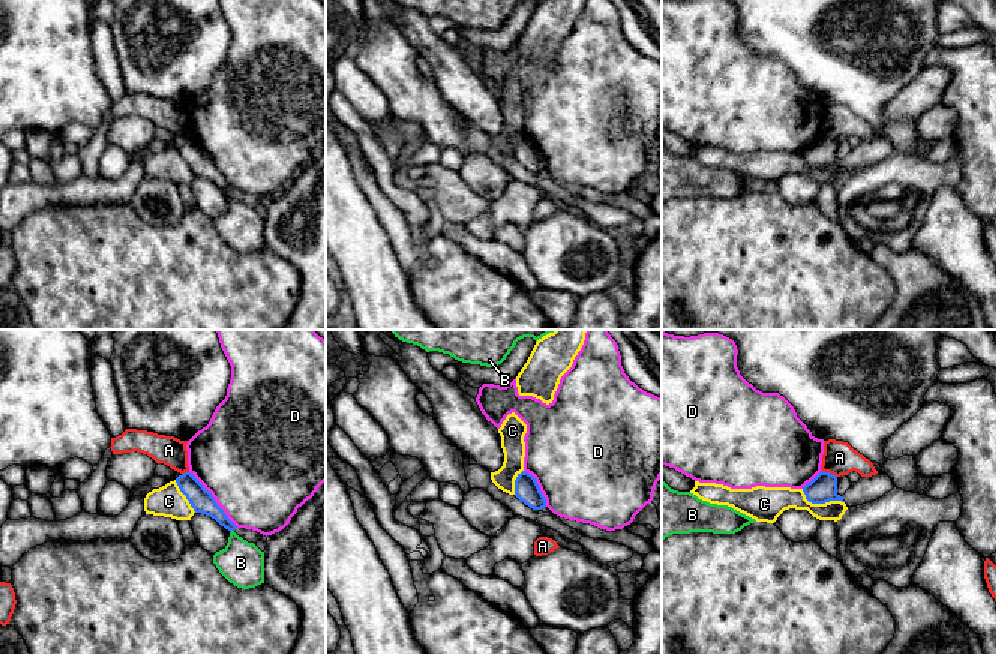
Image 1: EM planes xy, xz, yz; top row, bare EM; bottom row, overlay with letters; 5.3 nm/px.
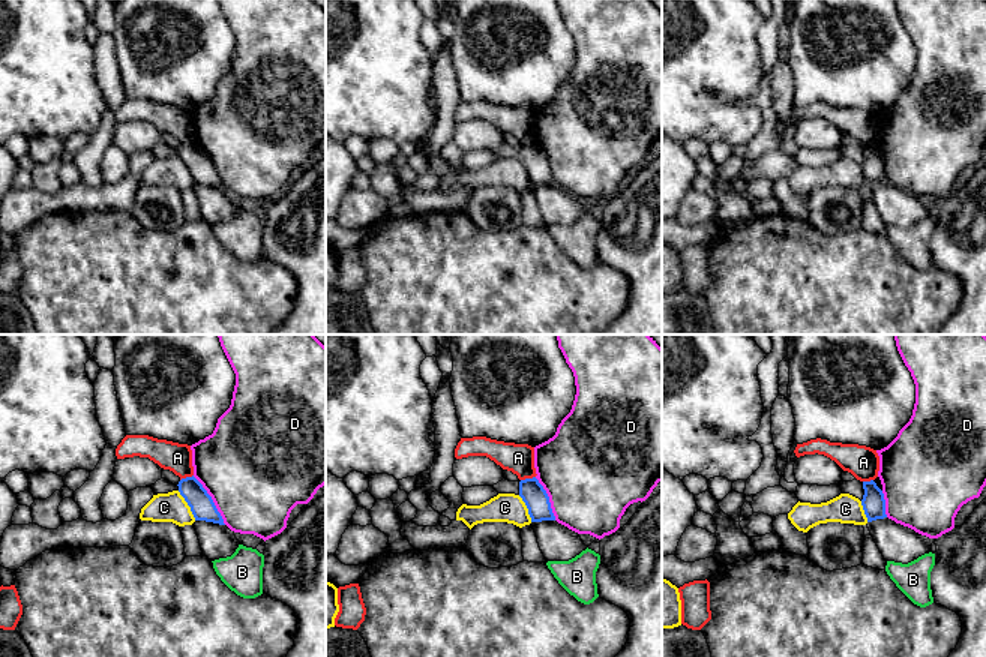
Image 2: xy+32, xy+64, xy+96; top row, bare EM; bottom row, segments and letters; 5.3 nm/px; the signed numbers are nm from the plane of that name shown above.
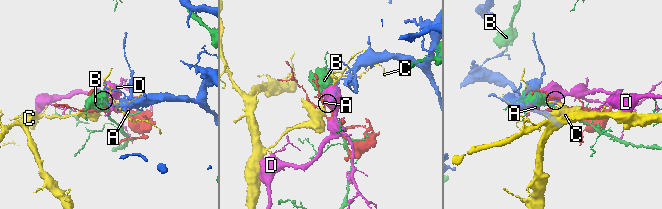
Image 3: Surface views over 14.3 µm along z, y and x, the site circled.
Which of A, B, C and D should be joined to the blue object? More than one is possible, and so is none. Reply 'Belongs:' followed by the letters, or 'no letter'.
Belongs: no letter

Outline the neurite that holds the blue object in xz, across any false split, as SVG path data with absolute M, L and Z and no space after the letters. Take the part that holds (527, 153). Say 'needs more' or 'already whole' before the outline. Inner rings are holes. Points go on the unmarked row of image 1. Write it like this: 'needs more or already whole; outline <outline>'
already whole; outline M522 135L515 144L515 160L533 174L542 174L546 171L546 164L540 156L536 142Z

